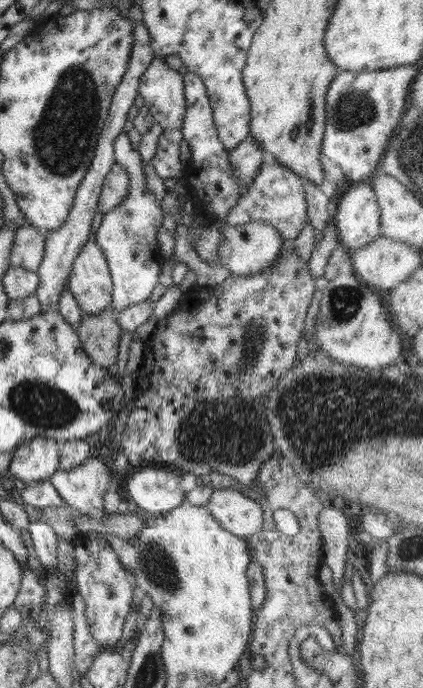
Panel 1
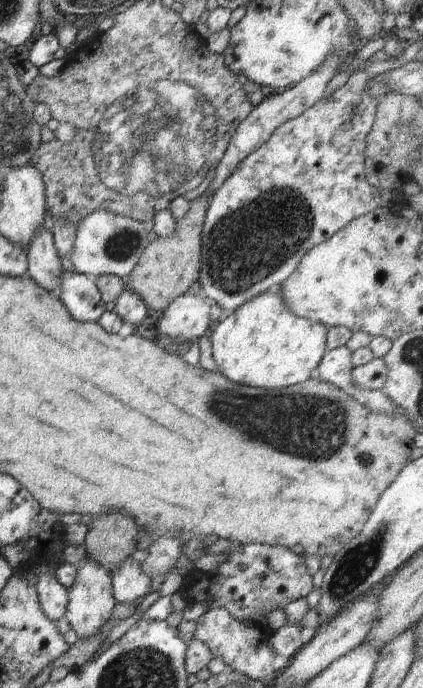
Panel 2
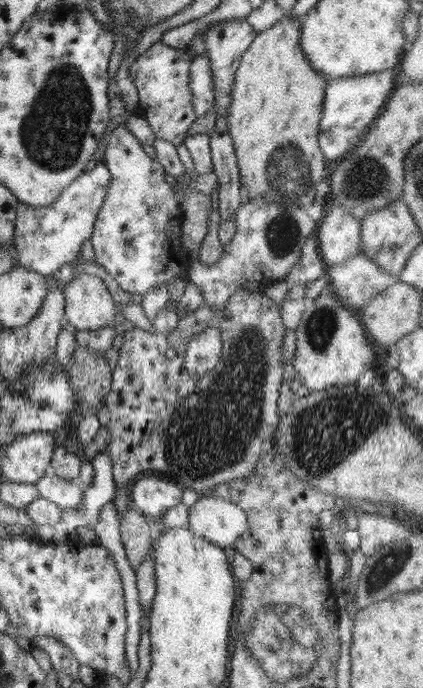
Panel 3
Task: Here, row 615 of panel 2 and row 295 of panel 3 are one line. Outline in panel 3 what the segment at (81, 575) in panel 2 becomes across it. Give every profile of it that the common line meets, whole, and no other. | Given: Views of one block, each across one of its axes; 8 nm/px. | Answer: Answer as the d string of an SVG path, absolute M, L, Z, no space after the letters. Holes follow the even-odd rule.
M79 273L65 290L66 325L81 331L97 331L114 323L118 307L102 278Z

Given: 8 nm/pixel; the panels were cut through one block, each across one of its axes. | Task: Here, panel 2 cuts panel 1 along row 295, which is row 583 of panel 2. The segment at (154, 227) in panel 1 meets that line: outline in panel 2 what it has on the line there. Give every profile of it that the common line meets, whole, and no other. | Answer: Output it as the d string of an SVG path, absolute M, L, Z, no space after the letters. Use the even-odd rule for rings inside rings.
M128 556L110 575L113 596L118 604L138 607L150 592L151 580L142 572L142 565L133 556Z

